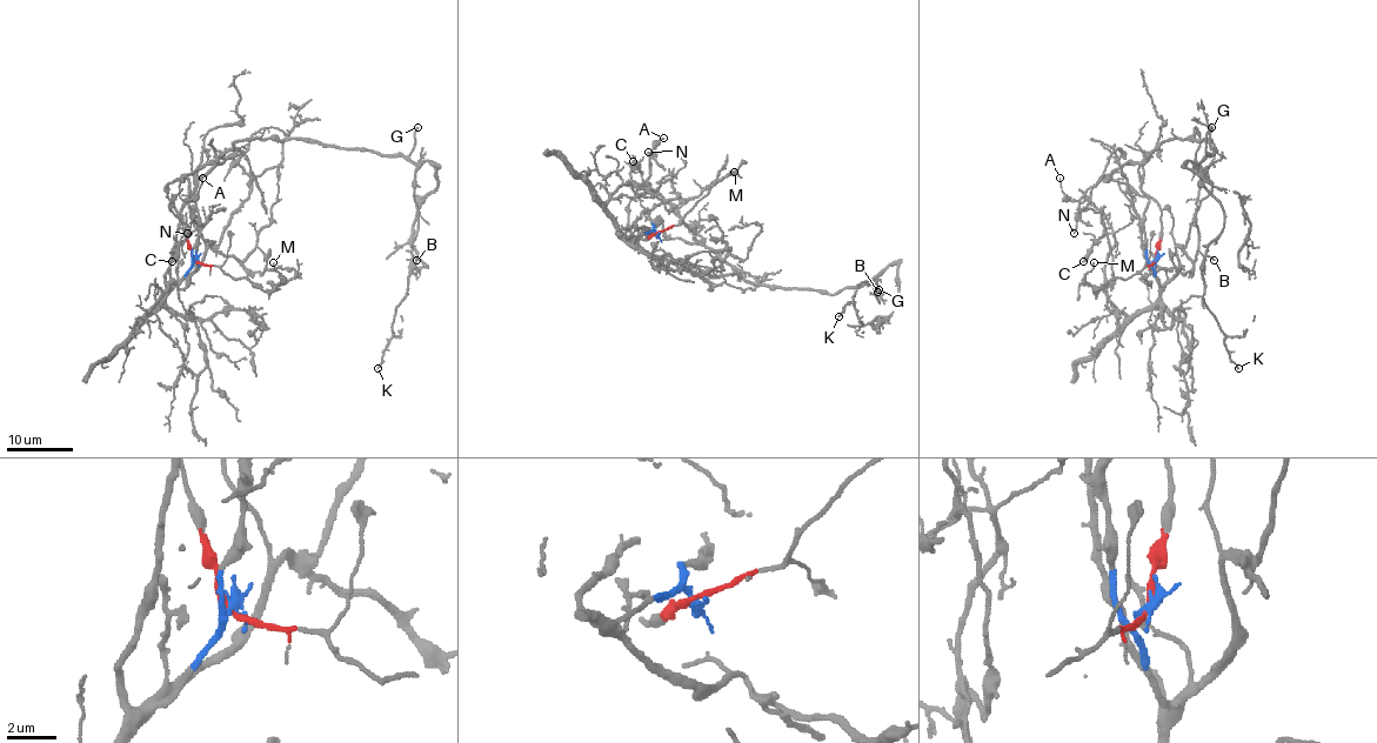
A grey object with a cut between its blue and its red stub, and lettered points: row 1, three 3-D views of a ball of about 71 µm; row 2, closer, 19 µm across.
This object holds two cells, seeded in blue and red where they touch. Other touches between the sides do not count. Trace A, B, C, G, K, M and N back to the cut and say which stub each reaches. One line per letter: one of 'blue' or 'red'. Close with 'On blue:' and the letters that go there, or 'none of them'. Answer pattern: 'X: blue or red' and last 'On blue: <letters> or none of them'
A: red
B: red
C: blue
G: red
K: red
M: red
N: red
On blue: C

